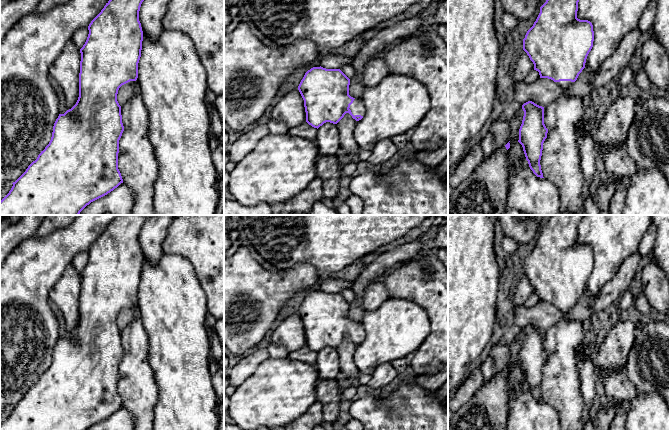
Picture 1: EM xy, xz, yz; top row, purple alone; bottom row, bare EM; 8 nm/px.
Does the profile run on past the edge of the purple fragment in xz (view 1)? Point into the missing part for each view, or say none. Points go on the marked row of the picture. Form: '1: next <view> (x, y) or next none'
1: next xz (357, 108)

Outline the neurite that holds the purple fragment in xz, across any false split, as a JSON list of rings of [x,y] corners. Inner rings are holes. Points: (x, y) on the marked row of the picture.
[[[313,67],[301,80],[298,90],[304,100],[306,122],[314,128],[319,128],[326,122],[337,124],[346,113],[359,121],[366,113],[361,99],[349,95],[350,79],[340,69]]]

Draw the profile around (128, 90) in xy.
[[[126,83],[122,85],[117,94],[117,101],[120,106],[123,106],[131,97],[140,92],[138,83]]]

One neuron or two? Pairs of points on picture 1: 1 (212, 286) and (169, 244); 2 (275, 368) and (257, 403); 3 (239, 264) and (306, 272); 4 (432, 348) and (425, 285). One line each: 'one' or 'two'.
1: one
2: one
3: one
4: one

